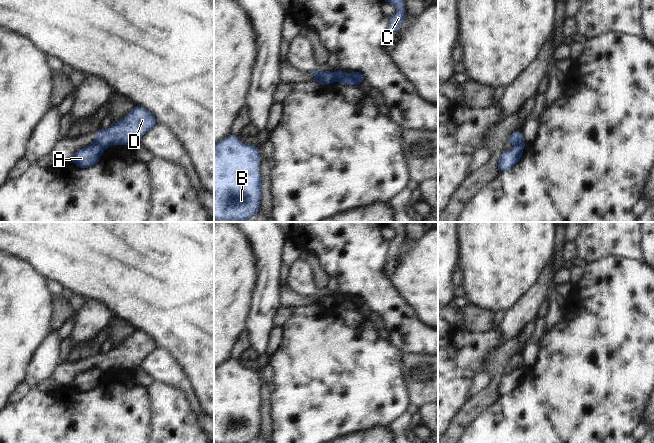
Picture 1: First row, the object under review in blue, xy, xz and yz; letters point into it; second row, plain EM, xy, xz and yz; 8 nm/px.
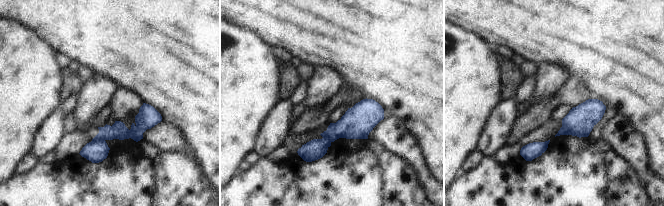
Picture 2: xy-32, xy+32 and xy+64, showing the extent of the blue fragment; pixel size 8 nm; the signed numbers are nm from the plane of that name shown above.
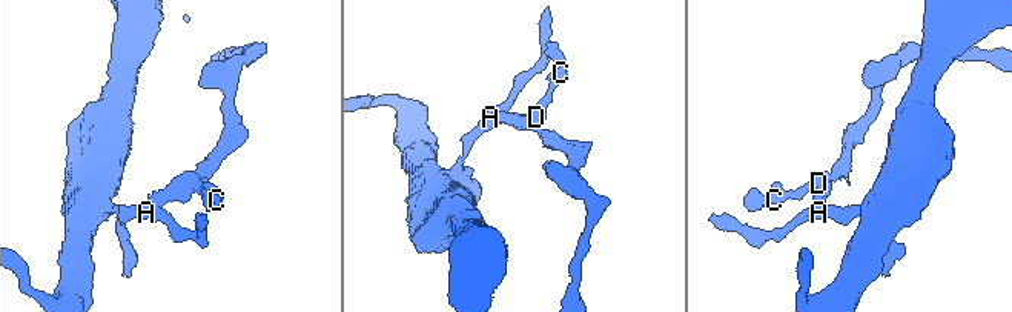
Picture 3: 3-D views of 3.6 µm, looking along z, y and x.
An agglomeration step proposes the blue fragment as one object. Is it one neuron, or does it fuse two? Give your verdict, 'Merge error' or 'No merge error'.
Merge error

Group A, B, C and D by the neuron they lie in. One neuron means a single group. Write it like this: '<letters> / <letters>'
A B / C D

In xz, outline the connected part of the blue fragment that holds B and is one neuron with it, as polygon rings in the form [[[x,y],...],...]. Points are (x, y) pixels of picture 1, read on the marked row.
[[[230,134],[227,139],[217,142],[214,146],[214,221],[246,221],[259,212],[261,196],[261,175],[258,170],[260,154],[258,147],[243,144],[240,139]]]

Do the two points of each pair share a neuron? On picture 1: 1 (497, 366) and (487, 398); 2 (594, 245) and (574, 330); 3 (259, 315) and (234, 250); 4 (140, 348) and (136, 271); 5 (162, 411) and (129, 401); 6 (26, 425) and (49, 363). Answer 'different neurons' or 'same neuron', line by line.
1: same neuron
2: different neurons
3: different neurons
4: different neurons
5: different neurons
6: different neurons

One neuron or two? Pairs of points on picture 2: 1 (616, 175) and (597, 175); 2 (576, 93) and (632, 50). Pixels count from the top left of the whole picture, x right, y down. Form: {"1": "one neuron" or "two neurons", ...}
{"1": "two neurons", "2": "two neurons"}

